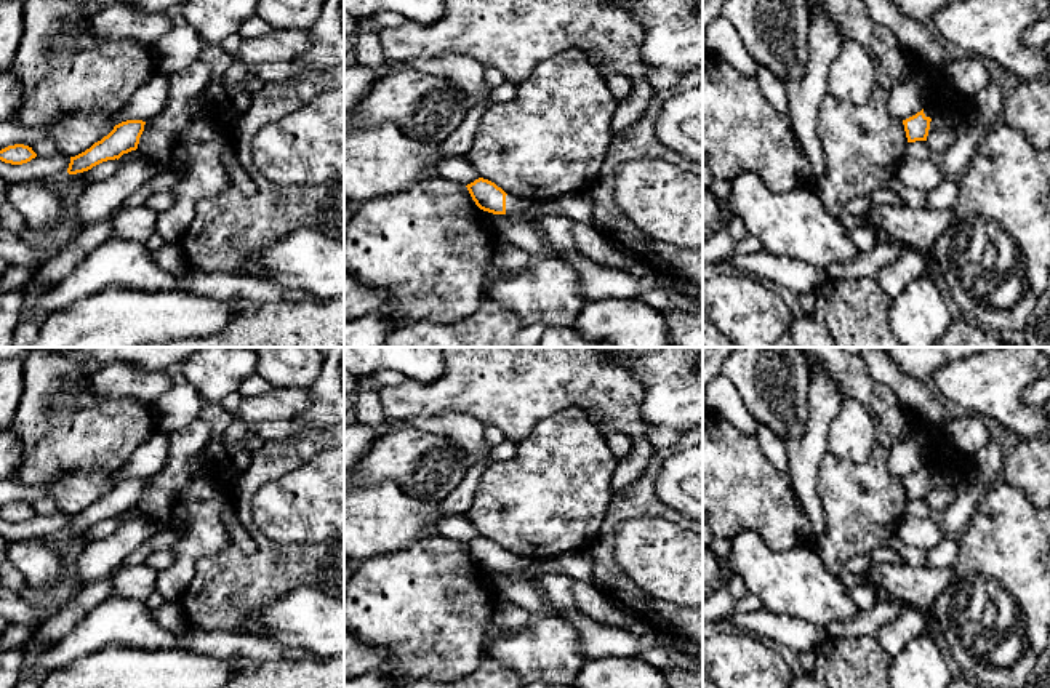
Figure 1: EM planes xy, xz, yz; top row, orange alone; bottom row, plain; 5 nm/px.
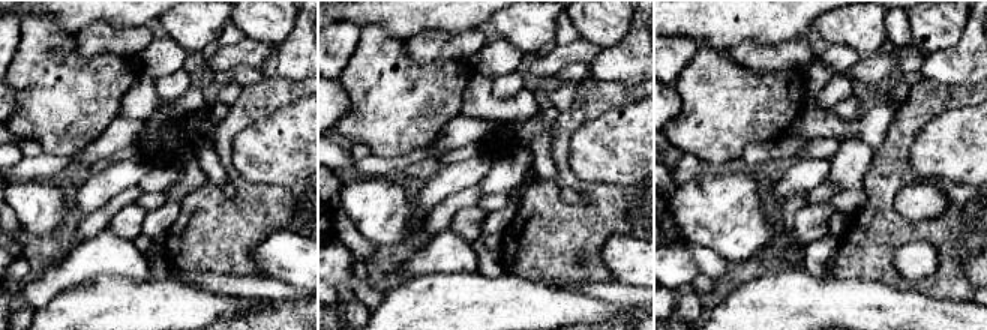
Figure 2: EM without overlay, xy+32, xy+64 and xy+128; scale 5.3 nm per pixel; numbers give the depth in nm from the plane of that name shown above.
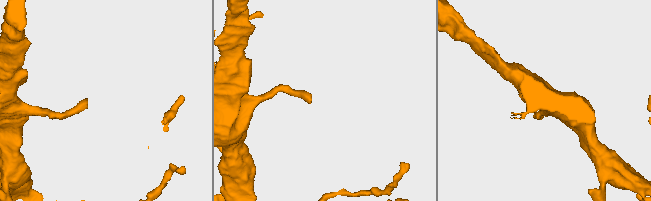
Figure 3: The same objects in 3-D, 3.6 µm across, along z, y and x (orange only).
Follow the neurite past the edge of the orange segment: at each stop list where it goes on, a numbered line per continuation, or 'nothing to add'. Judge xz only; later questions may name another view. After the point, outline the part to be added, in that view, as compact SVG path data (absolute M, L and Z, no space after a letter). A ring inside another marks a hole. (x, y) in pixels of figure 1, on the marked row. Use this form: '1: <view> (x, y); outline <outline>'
1: xz (578, 205); outline M581 190L552 200L528 202L507 194L506 216L527 222L533 222L544 216L565 216L573 222L592 227L592 197L589 190Z

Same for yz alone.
1: yz (937, 120); outline M930 104L924 106L924 114L925 117L932 118L928 133L944 125L941 114L936 112Z

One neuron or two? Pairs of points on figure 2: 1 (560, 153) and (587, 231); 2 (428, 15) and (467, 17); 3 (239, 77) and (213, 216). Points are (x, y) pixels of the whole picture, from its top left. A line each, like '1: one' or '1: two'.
1: one
2: one
3: two

